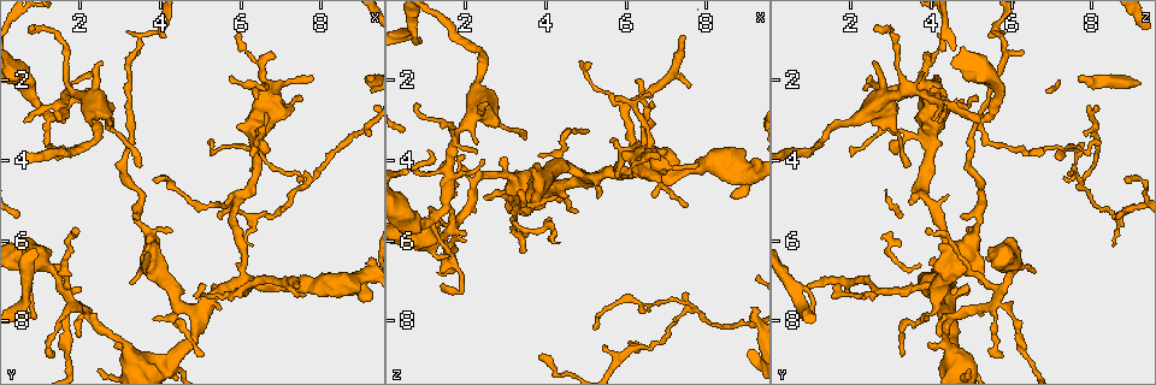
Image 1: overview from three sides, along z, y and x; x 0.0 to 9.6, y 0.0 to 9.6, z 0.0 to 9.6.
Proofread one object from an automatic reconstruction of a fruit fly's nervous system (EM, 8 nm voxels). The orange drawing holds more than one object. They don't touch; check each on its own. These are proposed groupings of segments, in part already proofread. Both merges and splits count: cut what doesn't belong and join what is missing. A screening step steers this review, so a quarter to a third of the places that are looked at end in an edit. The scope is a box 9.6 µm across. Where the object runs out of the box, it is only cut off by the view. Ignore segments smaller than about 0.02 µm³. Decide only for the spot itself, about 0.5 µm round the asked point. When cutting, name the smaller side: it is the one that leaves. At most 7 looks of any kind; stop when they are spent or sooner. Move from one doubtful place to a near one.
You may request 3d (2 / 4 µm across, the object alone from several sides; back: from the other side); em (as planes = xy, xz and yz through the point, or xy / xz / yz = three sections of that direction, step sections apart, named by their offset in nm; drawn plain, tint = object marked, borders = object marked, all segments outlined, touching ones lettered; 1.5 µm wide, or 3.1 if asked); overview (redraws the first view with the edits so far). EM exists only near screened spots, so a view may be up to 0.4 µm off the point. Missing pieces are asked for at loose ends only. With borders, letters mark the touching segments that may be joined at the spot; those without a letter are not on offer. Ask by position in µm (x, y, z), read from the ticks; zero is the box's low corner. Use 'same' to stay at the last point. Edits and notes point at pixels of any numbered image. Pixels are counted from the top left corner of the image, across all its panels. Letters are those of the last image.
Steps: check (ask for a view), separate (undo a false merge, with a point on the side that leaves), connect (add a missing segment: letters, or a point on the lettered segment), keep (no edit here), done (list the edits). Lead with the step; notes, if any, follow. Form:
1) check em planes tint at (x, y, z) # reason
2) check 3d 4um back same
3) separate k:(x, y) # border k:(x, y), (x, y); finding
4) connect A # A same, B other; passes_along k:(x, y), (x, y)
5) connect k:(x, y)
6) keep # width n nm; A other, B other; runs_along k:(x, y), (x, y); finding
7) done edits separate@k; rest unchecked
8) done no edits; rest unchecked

check em planes borders at (7.75, 1.90, 4.10) # tapers out

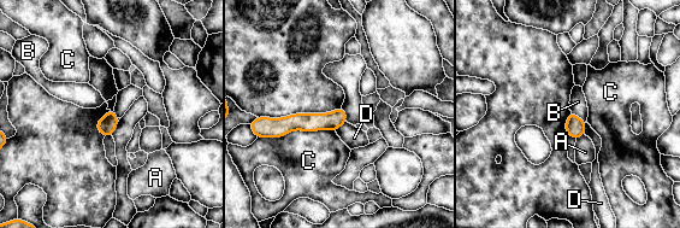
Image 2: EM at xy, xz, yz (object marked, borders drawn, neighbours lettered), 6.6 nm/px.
keep # width 120 nm; A other, B other, C other, D other; runs_along 2:(343, 116), (332, 121), (270, 124); no lettered segment goes on from it

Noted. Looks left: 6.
check 3d 2um at (6.35, 6.10, 8.50) # branch stops here

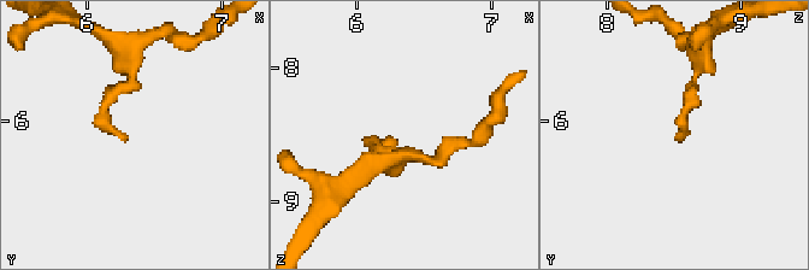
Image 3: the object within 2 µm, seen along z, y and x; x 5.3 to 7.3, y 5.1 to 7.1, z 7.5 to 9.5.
check em xy step 4 tint at (6.32, 6.10, 8.58) # now the EM

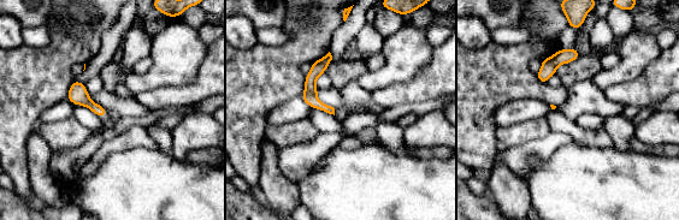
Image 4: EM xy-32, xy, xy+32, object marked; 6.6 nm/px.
check em planes borders same # cut it another way

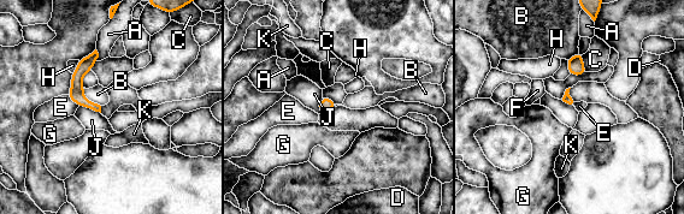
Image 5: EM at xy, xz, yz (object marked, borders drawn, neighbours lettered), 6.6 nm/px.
keep # A other, B other, C other, D other, E other, F other, G other, H other, J other, K other; no lettered segment goes on from it

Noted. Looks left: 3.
check 3d 4um at (1.35, 3.90, 7.10) # long arm stops here

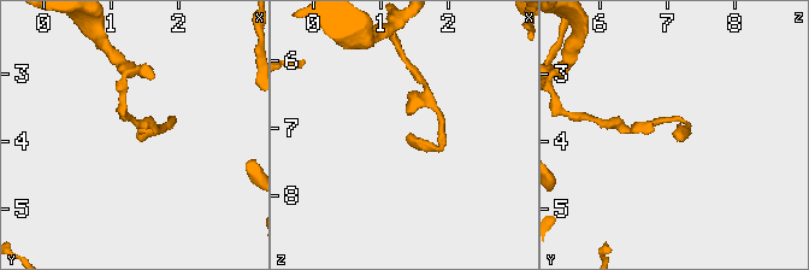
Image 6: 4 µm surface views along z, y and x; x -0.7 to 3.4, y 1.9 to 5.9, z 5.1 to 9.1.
check em planes plain at (1.35, 3.90, 7.15) # need the tissue

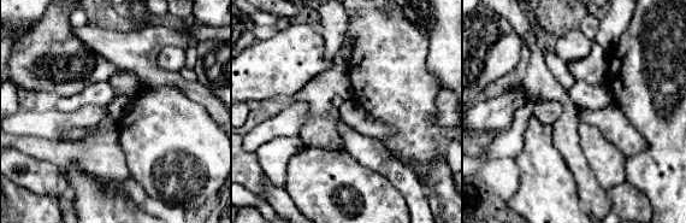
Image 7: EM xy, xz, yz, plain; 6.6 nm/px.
check em planes borders same

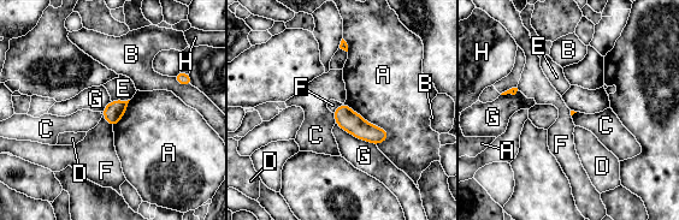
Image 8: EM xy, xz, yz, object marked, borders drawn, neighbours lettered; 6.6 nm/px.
keep # A other, B other, C other, D other, E other, F other, G other, H other; border 8:(332, 113), (336, 123); no lettered segment goes on from it

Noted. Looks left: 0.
done no edits; rest unchecked

